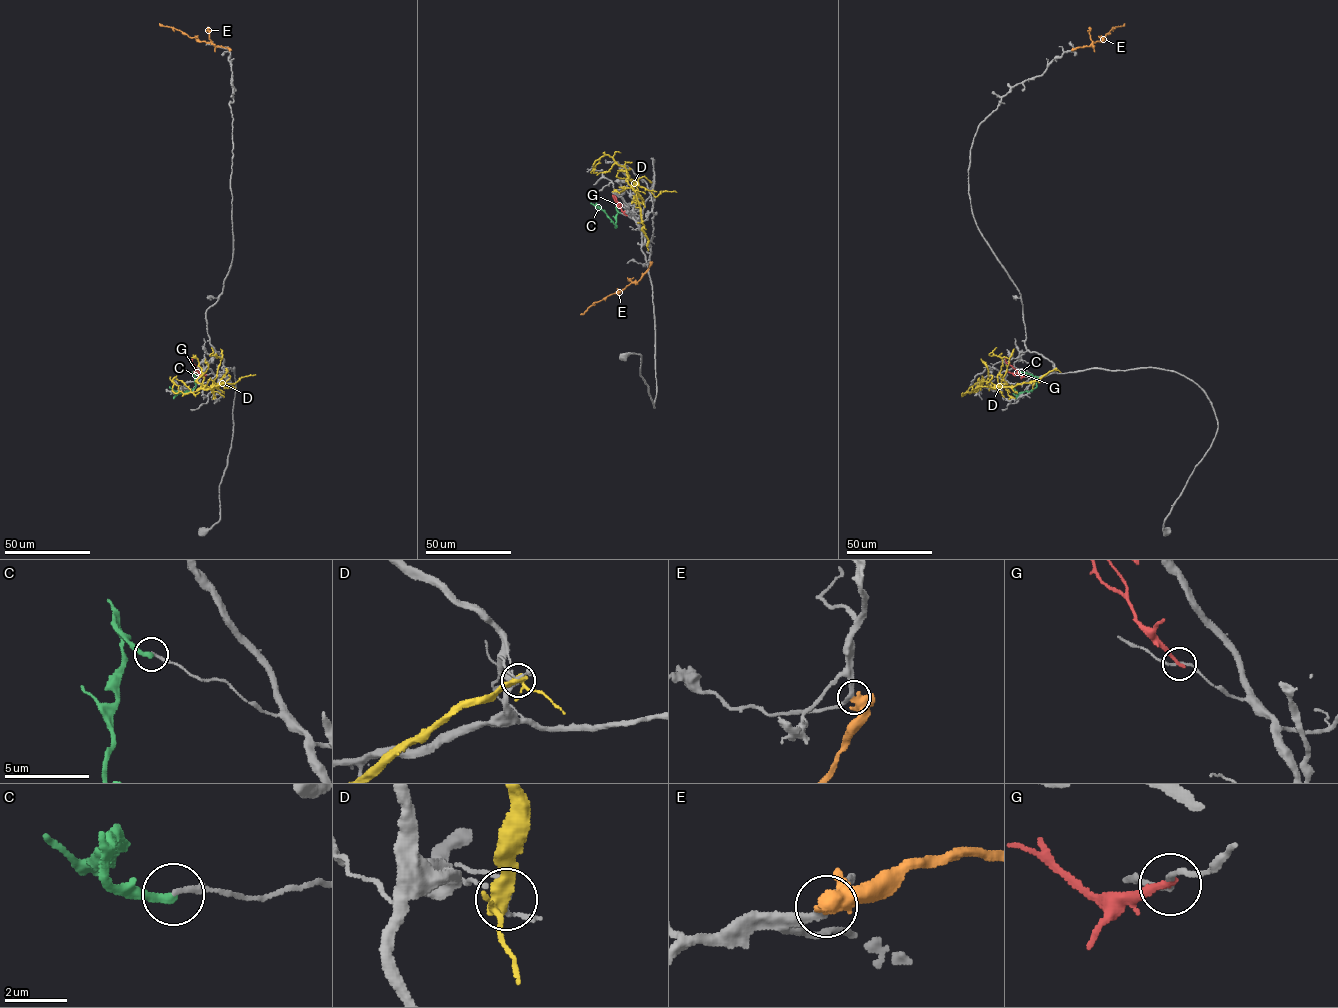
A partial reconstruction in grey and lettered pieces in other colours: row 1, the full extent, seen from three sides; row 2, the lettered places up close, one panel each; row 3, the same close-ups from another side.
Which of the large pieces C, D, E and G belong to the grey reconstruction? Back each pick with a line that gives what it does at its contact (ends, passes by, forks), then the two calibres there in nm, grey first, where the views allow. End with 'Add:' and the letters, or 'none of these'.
E: It forks there. Thickness 240 nm (grey) against 360 nm
Add: E

